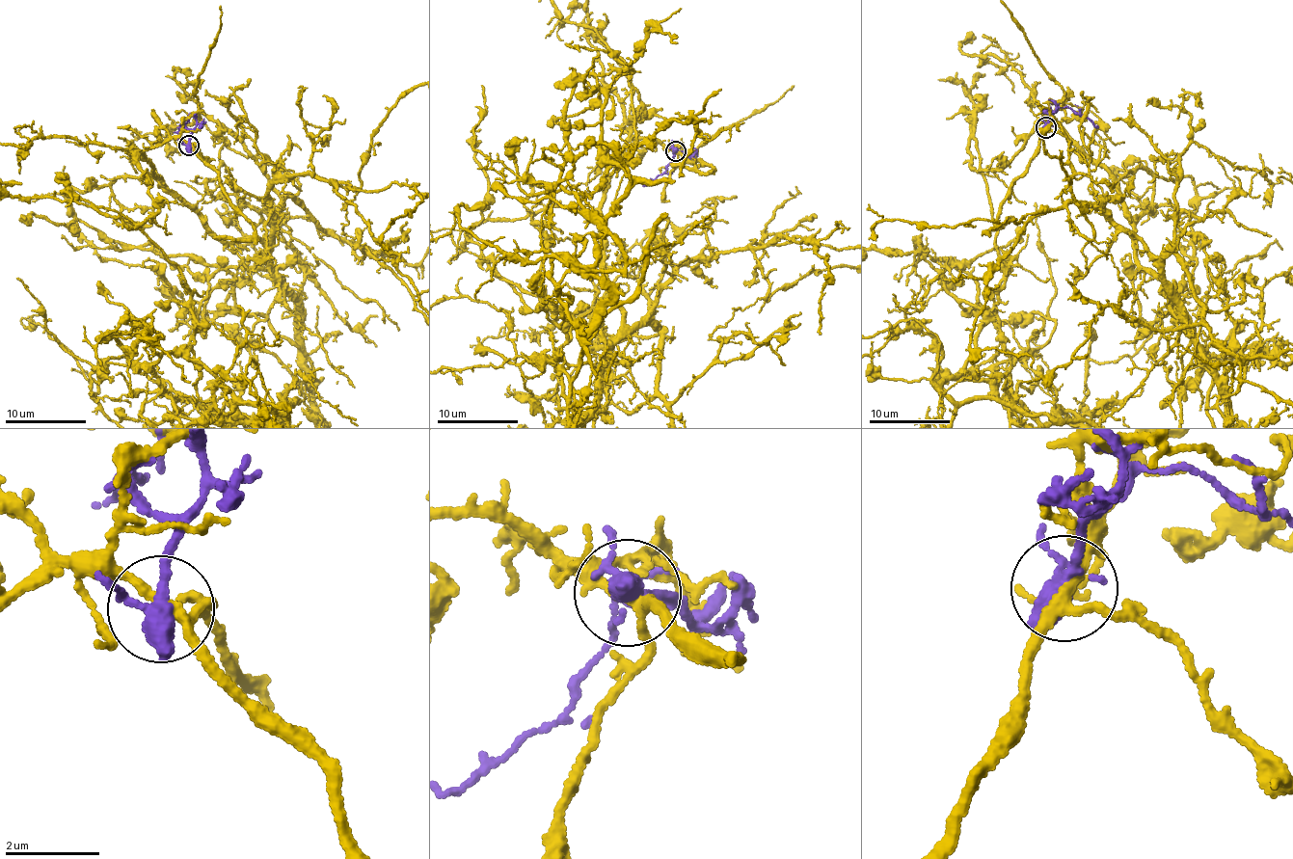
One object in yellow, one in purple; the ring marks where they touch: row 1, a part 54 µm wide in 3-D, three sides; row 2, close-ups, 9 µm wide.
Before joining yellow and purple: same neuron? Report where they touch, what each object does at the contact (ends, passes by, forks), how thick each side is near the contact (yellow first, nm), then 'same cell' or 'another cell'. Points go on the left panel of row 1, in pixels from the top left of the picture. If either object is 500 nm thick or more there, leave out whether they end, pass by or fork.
place (189, 146); yellow forks; purple passes by; calibres 200 and 380 nm; another cell

